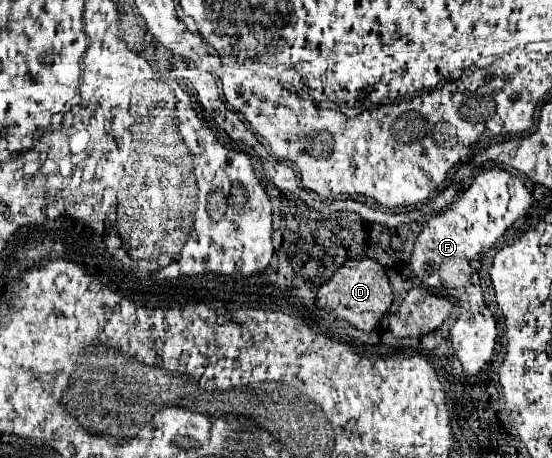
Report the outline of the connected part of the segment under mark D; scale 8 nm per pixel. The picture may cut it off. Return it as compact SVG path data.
M357 258L357 260L345 262L329 278L329 282L319 288L315 304L317 304L317 308L321 308L325 312L335 312L339 318L349 322L353 328L369 334L379 326L385 312L391 308L393 290L391 290L391 284L389 284L383 268L375 260Z

